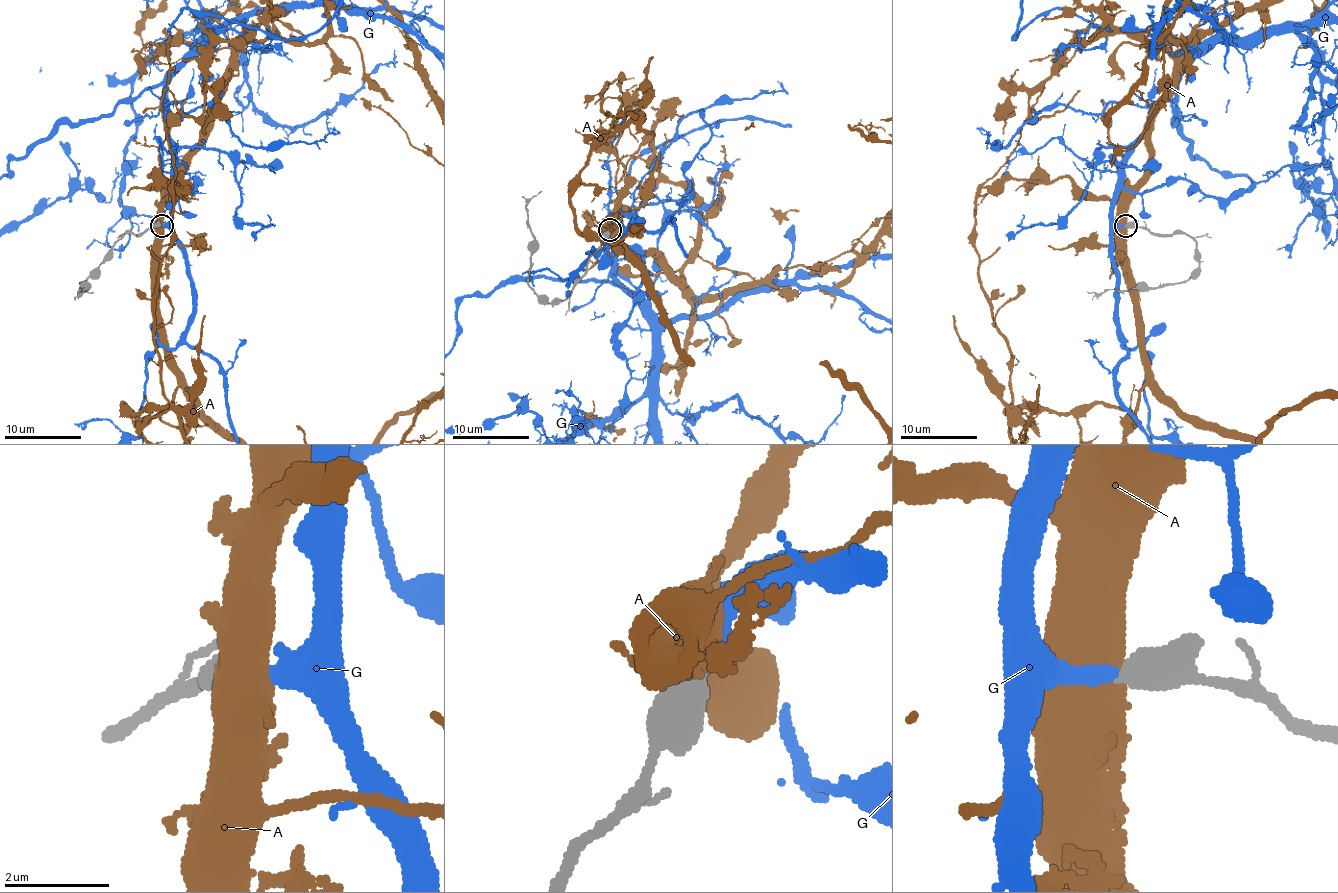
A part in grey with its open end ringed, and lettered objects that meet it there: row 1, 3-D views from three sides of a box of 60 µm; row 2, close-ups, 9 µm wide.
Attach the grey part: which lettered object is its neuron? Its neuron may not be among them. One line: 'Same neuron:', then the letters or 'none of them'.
Same neuron: G

